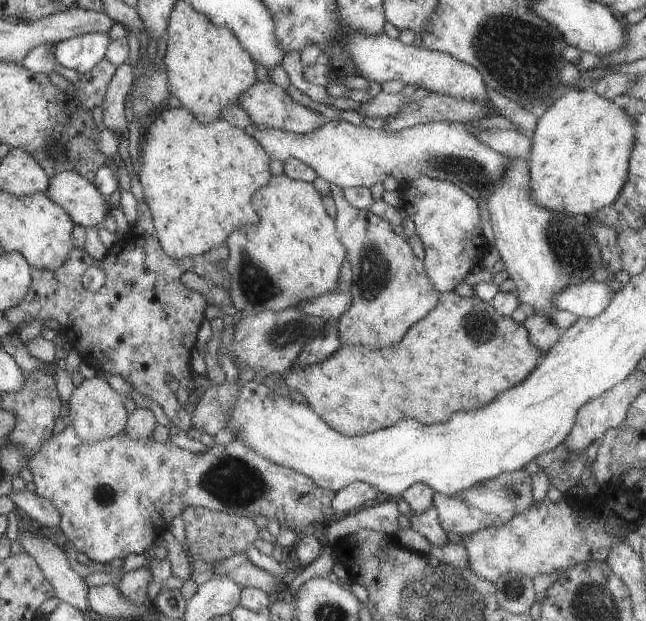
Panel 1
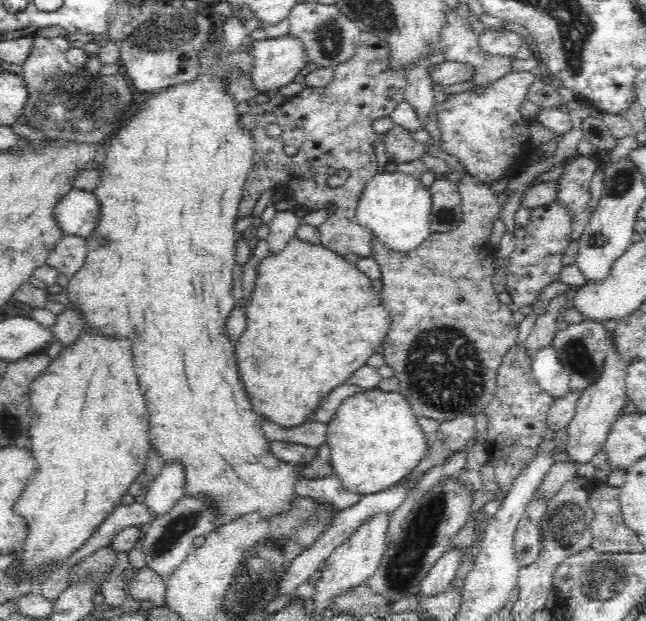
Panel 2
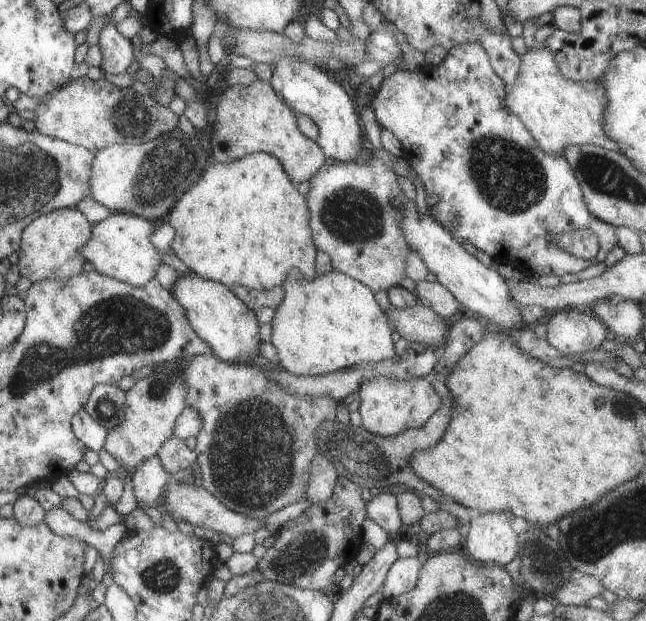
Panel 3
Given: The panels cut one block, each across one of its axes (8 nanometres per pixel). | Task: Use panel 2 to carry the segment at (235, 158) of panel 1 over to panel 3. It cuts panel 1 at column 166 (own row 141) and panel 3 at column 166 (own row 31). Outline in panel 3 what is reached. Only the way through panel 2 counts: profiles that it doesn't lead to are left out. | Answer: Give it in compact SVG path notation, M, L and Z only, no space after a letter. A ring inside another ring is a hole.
M255 152L248 154L246 157L240 158L237 161L230 162L229 164L212 162L211 166L207 166L205 172L201 173L199 180L191 185L191 190L187 190L175 205L174 209L170 209L169 213L165 215L165 220L169 226L173 228L173 240L169 243L173 254L185 264L190 272L201 276L213 282L219 282L230 288L231 286L243 286L245 288L253 288L255 290L269 290L275 286L282 286L283 281L286 280L287 274L292 269L295 269L300 276L306 280L313 280L315 274L315 250L313 235L311 234L310 226L307 226L307 220L310 220L310 212L305 208L305 195L301 196L286 174L282 163L278 161L274 155L263 152Z

